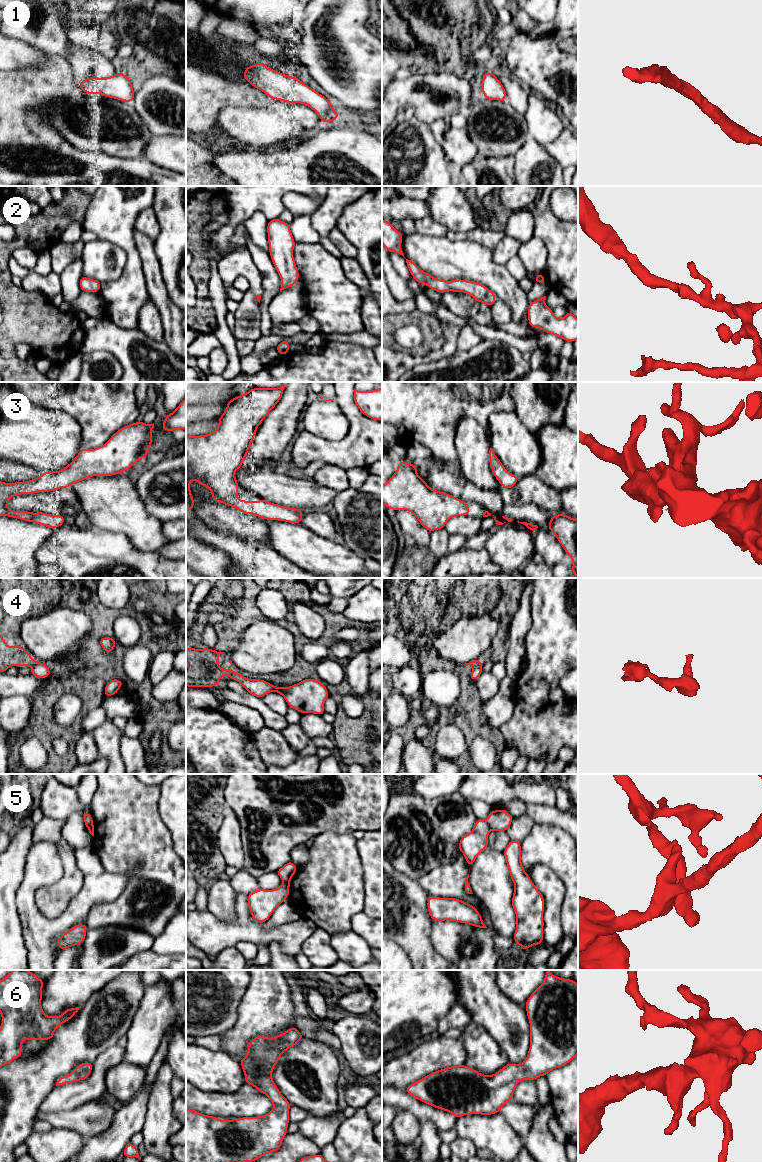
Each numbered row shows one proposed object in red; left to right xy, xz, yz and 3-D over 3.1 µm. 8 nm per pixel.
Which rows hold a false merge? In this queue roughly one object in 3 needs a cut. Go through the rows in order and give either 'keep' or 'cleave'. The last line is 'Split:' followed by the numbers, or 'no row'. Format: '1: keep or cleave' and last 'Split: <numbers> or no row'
1: keep
2: keep
3: keep
4: cleave
5: cleave
6: keep
Split: 4, 5

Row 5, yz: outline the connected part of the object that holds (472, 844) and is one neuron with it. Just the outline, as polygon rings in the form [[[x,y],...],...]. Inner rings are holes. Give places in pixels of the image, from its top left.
[[[477,819],[473,830],[460,839],[458,850],[463,853],[470,867],[473,866],[476,857],[488,847],[489,831],[487,820]]]

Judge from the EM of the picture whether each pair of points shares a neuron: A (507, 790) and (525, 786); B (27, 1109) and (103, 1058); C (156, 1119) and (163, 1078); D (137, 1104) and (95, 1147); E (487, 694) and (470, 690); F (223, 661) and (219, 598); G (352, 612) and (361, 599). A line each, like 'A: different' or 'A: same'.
A: same
B: different
C: same
D: same
E: different
F: same
G: same

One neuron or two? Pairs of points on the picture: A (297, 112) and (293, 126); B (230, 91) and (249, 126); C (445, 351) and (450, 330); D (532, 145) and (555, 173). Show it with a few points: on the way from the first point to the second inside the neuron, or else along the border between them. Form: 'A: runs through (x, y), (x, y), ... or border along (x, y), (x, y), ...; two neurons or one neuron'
A: border along (293, 118), (307, 131); two neurons
B: border along (263, 108), (226, 106), (217, 117); two neurons
C: runs through (449, 346), (450, 335); one neuron
D: runs through (532, 153), (547, 168); one neuron

